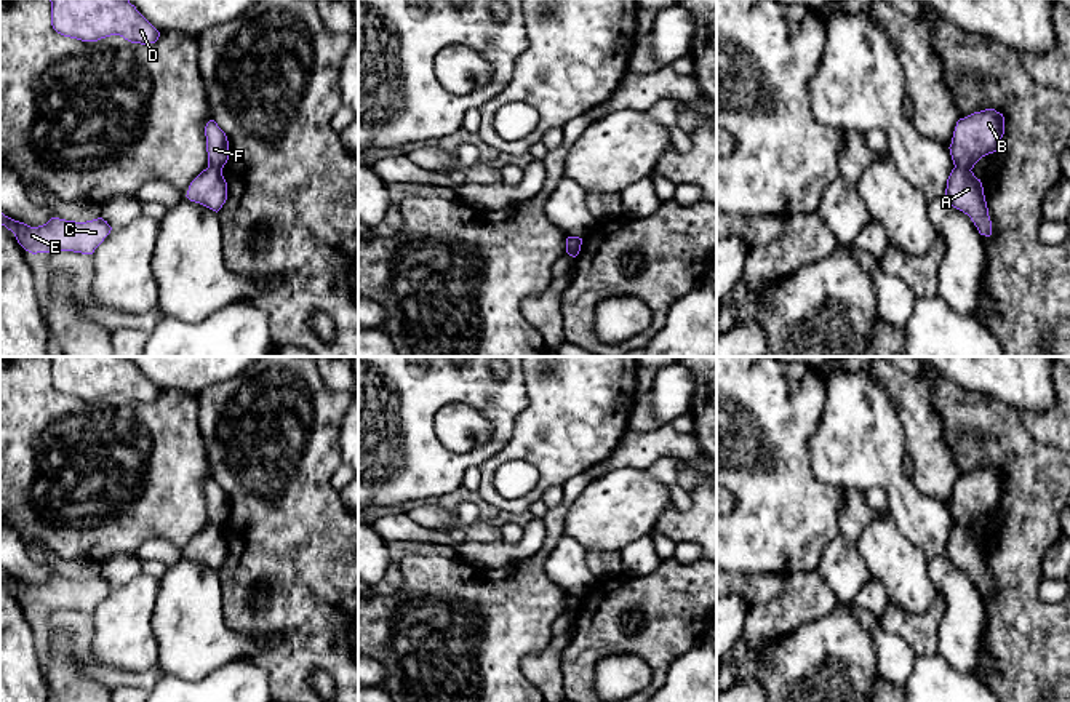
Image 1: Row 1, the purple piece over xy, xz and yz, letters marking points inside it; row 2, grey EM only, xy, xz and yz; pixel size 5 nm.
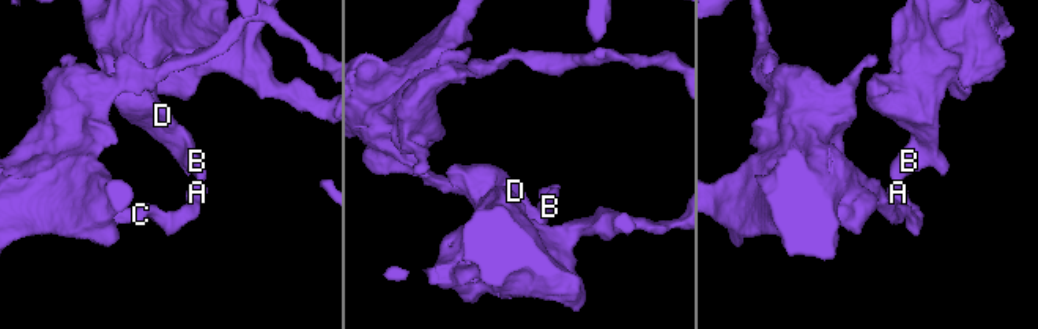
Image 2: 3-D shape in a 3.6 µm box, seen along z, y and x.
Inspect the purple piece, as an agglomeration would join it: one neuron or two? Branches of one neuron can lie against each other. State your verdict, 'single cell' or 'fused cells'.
fused cells

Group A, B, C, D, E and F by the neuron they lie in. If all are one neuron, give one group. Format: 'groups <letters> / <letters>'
groups A C E / B D F

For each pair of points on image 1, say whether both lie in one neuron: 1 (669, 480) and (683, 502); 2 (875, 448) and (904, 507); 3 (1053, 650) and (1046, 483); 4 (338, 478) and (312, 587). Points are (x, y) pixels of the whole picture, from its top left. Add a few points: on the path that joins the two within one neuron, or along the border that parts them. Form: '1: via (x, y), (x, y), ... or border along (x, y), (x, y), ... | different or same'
1: via (672, 485), (680, 498) | same
2: via (877, 462), (899, 486), (901, 493) | same
3: via (1024, 608), (1024, 536), (1030, 525) | same
4: border along (341, 462), (331, 477), (331, 485), (336, 490) | different

